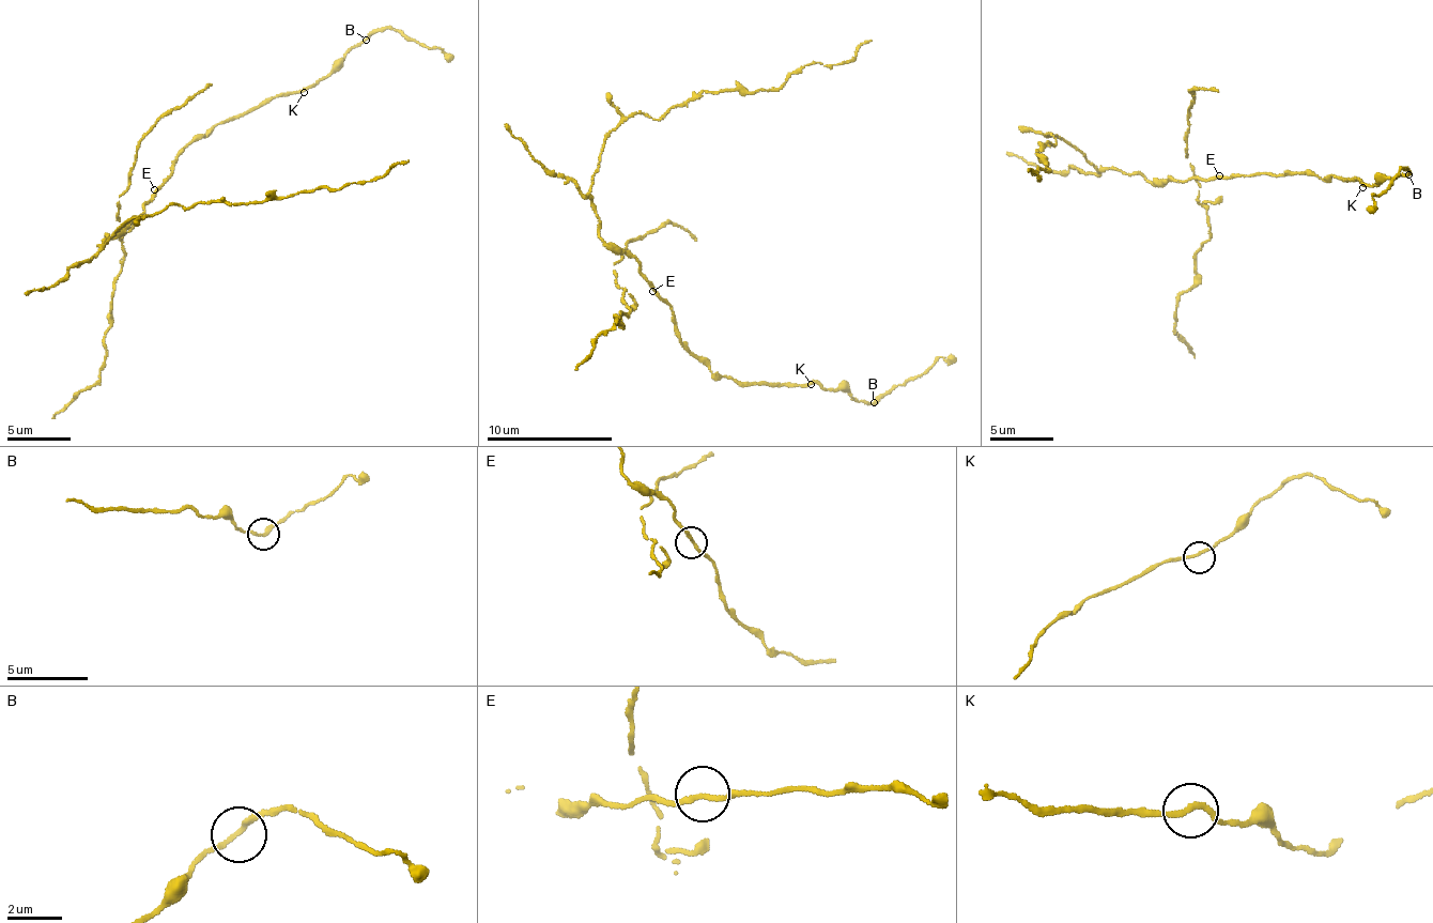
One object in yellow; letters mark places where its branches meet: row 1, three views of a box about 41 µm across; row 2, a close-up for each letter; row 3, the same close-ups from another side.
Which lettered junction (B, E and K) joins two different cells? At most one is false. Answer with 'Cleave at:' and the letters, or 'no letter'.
Cleave at: B

